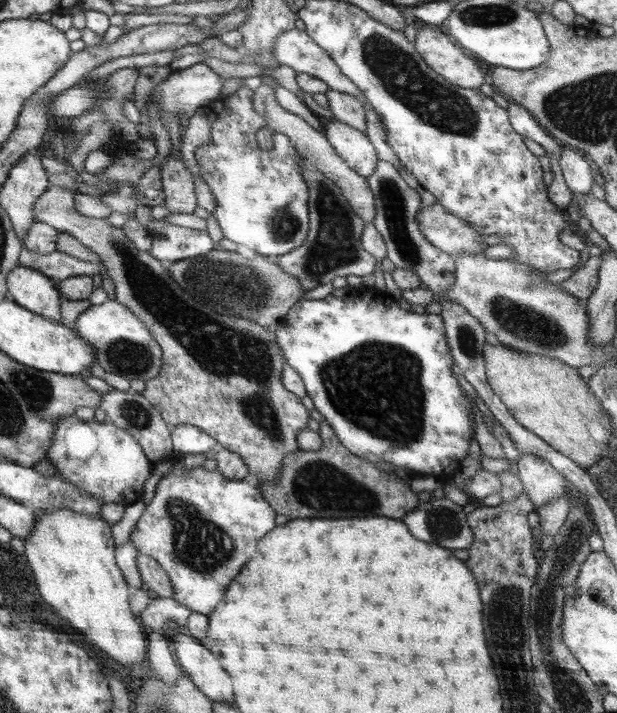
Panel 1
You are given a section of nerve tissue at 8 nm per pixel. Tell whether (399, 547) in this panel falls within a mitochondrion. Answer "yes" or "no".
no

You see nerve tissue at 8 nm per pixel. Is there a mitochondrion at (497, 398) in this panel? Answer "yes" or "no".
no

